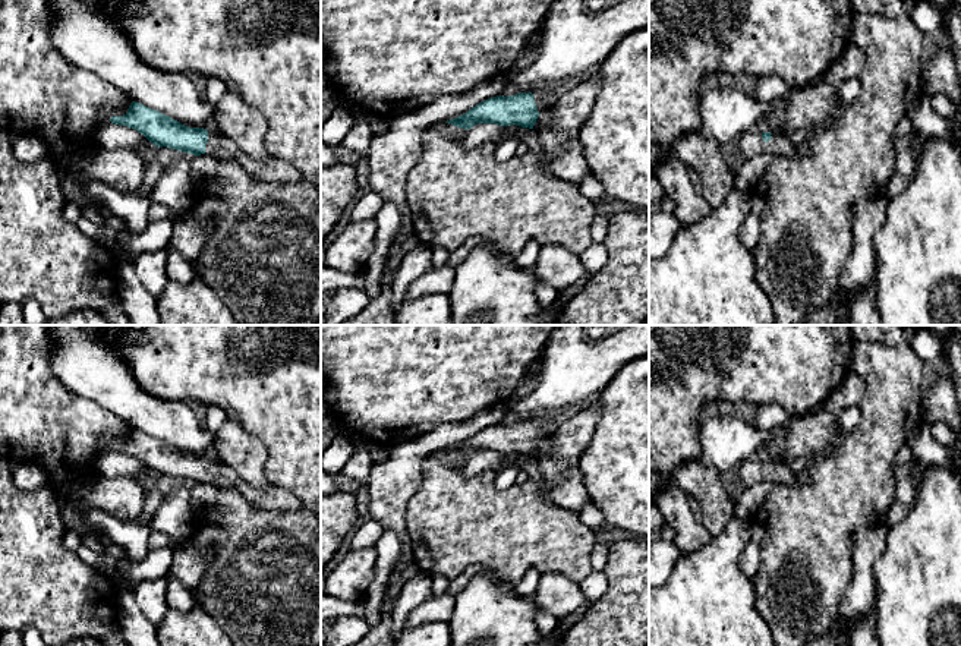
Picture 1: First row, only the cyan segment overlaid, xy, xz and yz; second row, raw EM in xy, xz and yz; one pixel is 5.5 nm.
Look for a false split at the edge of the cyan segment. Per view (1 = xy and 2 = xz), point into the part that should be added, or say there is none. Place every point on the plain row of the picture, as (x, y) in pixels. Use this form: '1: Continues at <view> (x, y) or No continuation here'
1: Continues at xy (276, 498)
2: Continues at xz (544, 432)

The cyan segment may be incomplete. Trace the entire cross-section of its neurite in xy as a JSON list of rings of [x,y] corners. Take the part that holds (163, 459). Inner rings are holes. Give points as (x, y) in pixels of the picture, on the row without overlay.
[[[132,429],[123,444],[111,444],[110,450],[136,457],[155,475],[234,489],[251,507],[261,511],[292,513],[303,510],[300,500],[284,488],[256,488],[217,458],[208,460],[204,456],[185,454],[170,444],[138,429]]]

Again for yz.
[[[752,457],[738,467],[740,479],[744,488],[771,480],[776,485],[795,486],[801,483],[801,475],[793,473],[784,463],[759,460]]]

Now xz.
[[[538,417],[533,420],[519,420],[514,423],[497,423],[480,429],[466,441],[447,448],[457,456],[470,457],[476,451],[495,451],[500,454],[517,453],[539,458],[551,448],[555,432],[549,426],[552,417]]]

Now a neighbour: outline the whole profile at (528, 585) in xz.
[[[529,570],[522,580],[514,586],[514,590],[526,598],[533,598],[536,593],[536,589],[539,586],[542,573],[536,570]]]

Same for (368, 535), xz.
[[[371,519],[355,533],[350,549],[360,551],[368,546],[375,546],[382,532],[382,526],[376,520]]]

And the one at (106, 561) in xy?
[[[105,543],[104,552],[100,554],[81,545],[76,554],[85,564],[111,577],[116,563],[125,557],[125,549],[119,545]]]

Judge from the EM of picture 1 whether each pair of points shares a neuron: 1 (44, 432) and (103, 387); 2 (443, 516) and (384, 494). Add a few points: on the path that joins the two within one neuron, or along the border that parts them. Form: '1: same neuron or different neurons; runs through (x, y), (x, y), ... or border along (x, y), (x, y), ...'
1: different neurons; border along (59, 380), (73, 393), (95, 402), (117, 418)
2: different neurons; border along (419, 469), (419, 487), (406, 504), (407, 535)

